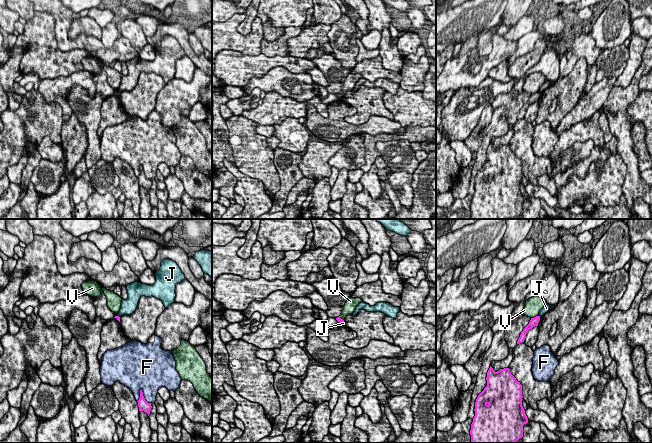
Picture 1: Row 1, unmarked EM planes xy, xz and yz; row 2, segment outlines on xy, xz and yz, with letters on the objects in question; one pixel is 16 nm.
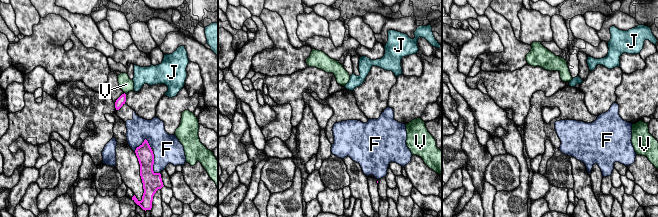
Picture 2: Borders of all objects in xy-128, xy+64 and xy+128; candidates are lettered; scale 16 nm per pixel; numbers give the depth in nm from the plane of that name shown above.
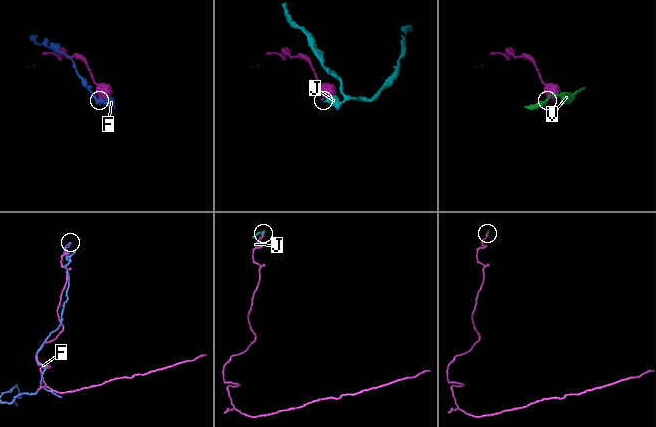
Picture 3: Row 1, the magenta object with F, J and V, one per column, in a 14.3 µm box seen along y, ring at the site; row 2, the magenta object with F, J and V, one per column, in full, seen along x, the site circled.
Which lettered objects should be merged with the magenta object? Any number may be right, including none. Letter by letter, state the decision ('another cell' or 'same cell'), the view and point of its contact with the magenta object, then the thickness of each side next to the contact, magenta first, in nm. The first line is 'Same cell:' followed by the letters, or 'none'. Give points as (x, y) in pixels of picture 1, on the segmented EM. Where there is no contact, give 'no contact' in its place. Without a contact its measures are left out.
Same cell: none
F: another cell; contact xy (143, 397); calibres 170 and 340 nm
J: another cell; contact xy (118, 316); calibres 60 and 240 nm
V: another cell; contact yz (534, 317); calibres 130 and 280 nm

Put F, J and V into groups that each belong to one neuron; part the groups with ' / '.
F / J / V

